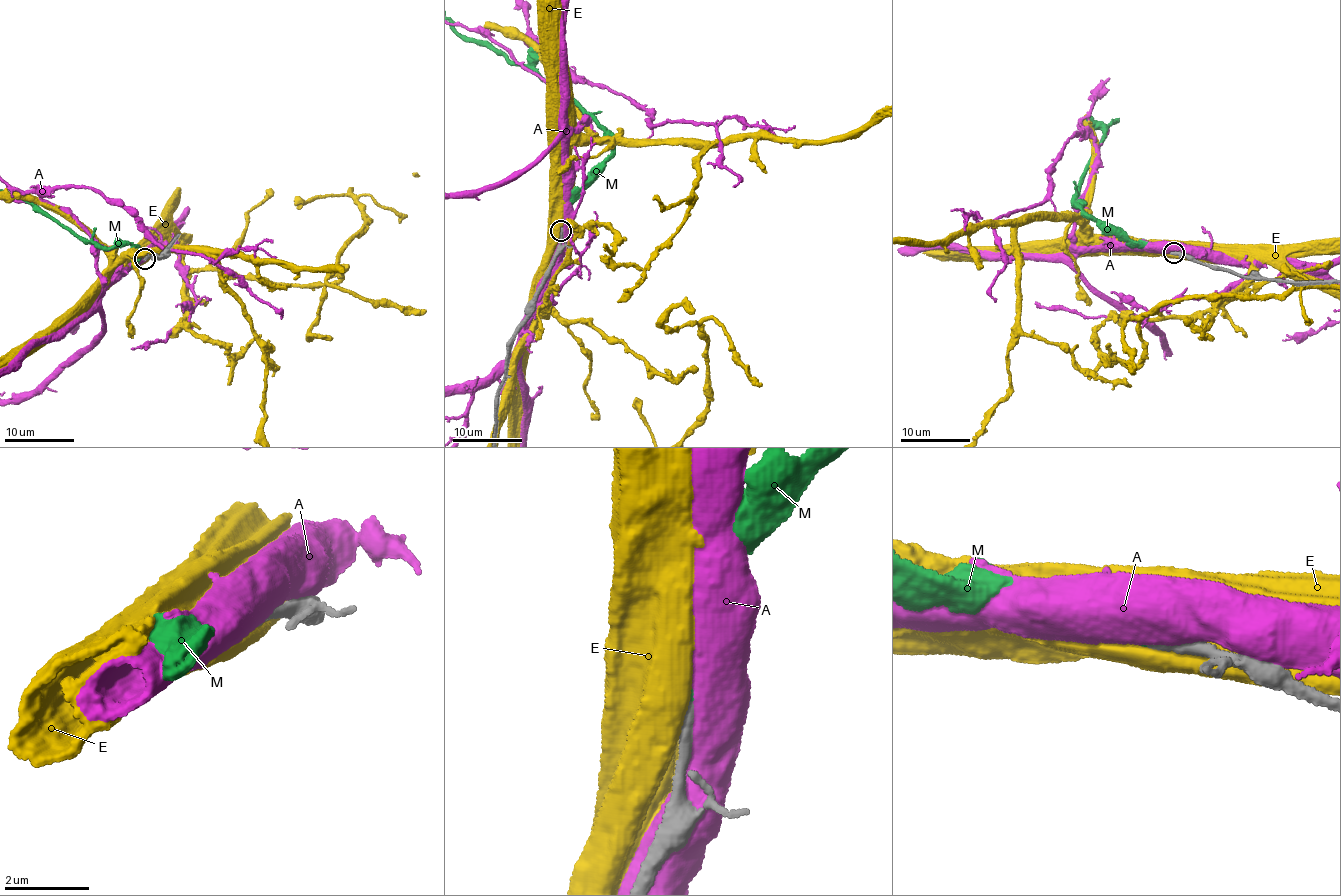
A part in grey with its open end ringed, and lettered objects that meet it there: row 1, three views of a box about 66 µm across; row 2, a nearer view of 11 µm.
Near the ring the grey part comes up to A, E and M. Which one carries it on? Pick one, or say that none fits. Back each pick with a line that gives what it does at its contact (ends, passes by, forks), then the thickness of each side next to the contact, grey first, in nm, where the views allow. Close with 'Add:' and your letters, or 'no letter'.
M: it ends | 320/280 nm
Add: M

